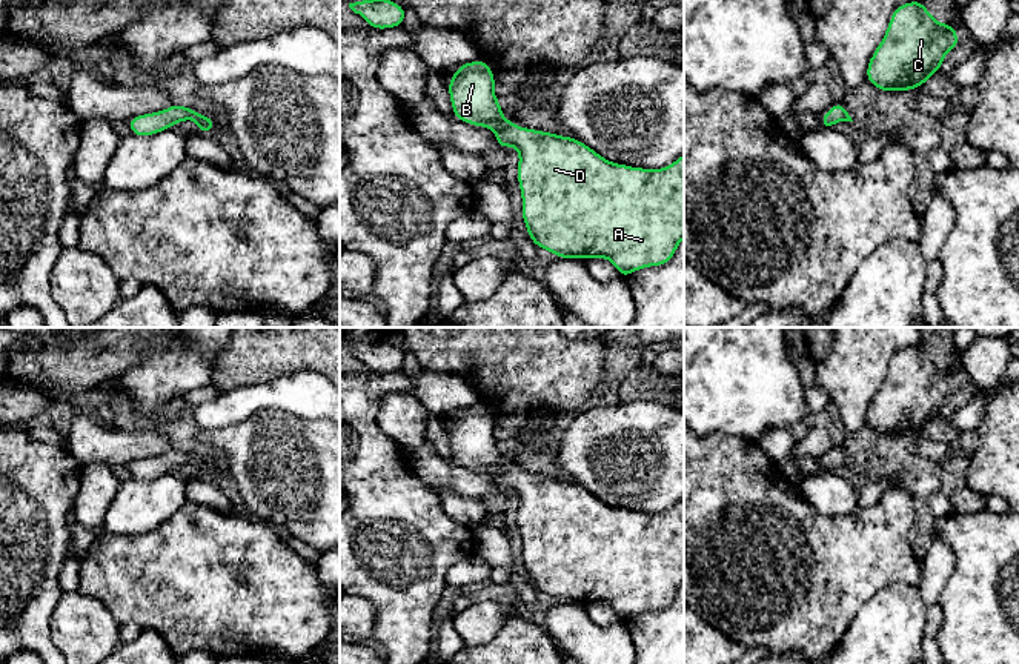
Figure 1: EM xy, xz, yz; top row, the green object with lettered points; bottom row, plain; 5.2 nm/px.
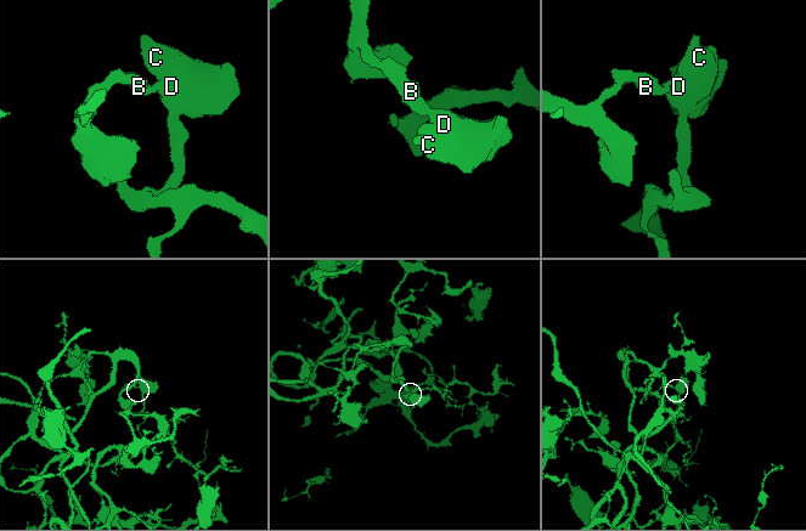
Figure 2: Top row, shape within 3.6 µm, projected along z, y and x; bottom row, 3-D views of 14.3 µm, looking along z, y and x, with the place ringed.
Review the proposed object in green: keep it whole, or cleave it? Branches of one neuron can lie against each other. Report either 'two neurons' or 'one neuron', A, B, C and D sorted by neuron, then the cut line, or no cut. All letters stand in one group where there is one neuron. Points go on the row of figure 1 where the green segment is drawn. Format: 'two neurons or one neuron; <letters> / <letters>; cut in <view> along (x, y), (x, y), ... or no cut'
one neuron; A B C D; no cut

